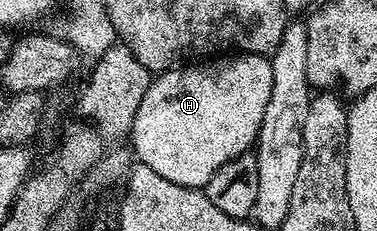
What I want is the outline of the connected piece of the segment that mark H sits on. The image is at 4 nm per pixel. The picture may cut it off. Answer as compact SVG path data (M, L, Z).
M237 53L207 64L184 64L157 73L149 81L146 96L142 96L142 104L138 104L138 112L132 121L130 143L140 157L137 158L139 165L154 168L158 176L166 176L166 180L174 180L174 184L203 188L222 164L234 160L234 156L249 153L257 145L272 87L271 64L262 54Z

